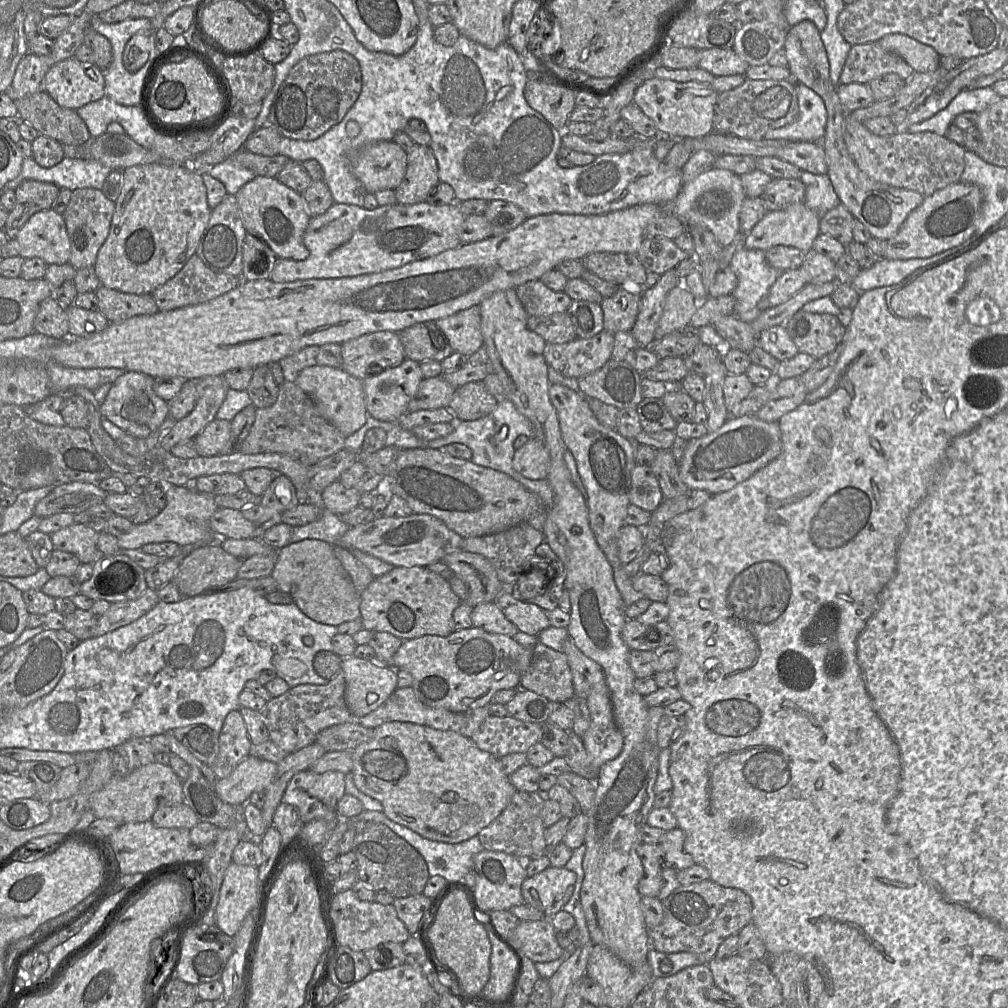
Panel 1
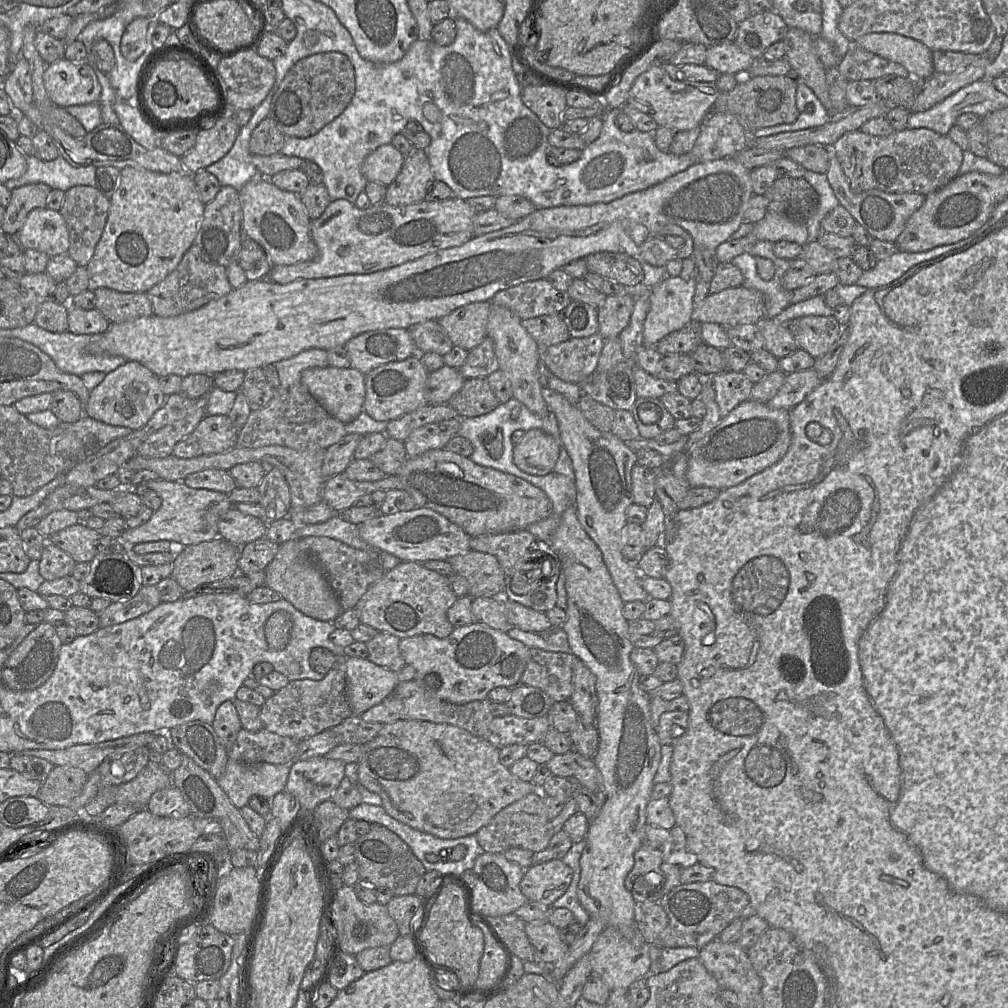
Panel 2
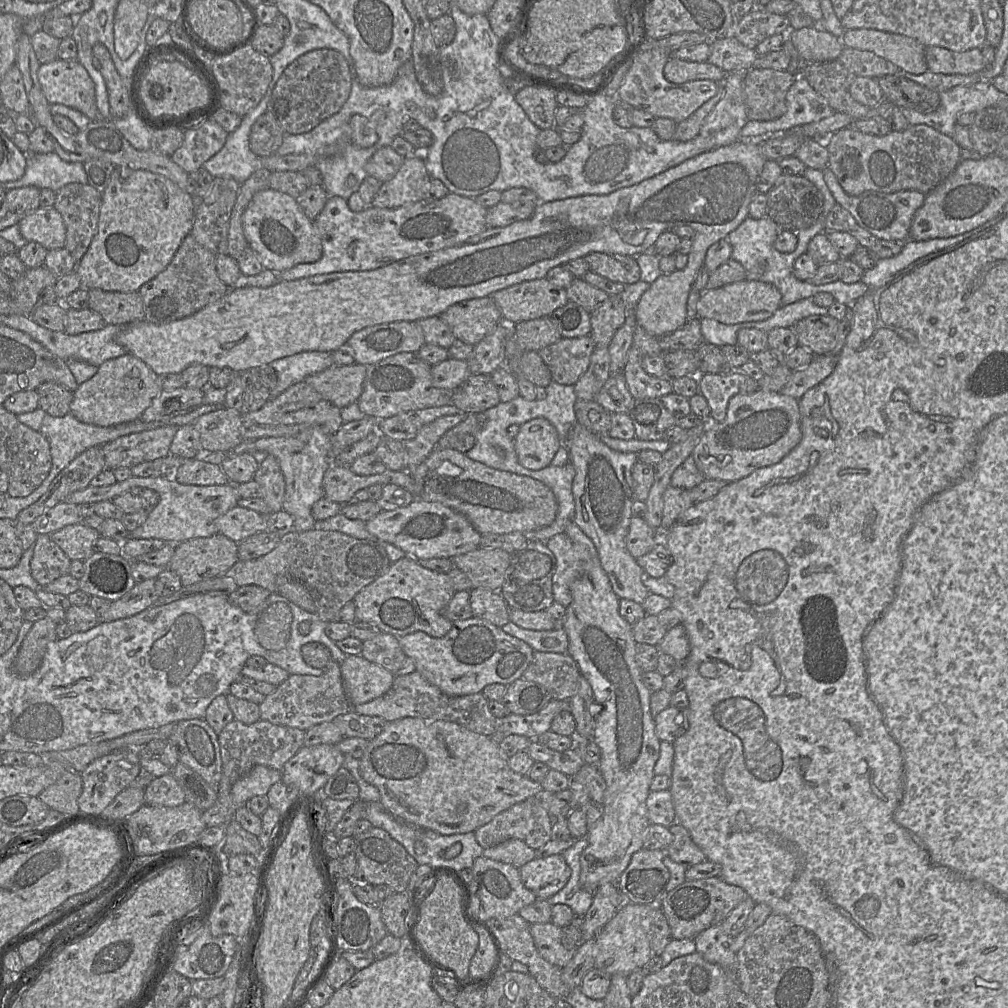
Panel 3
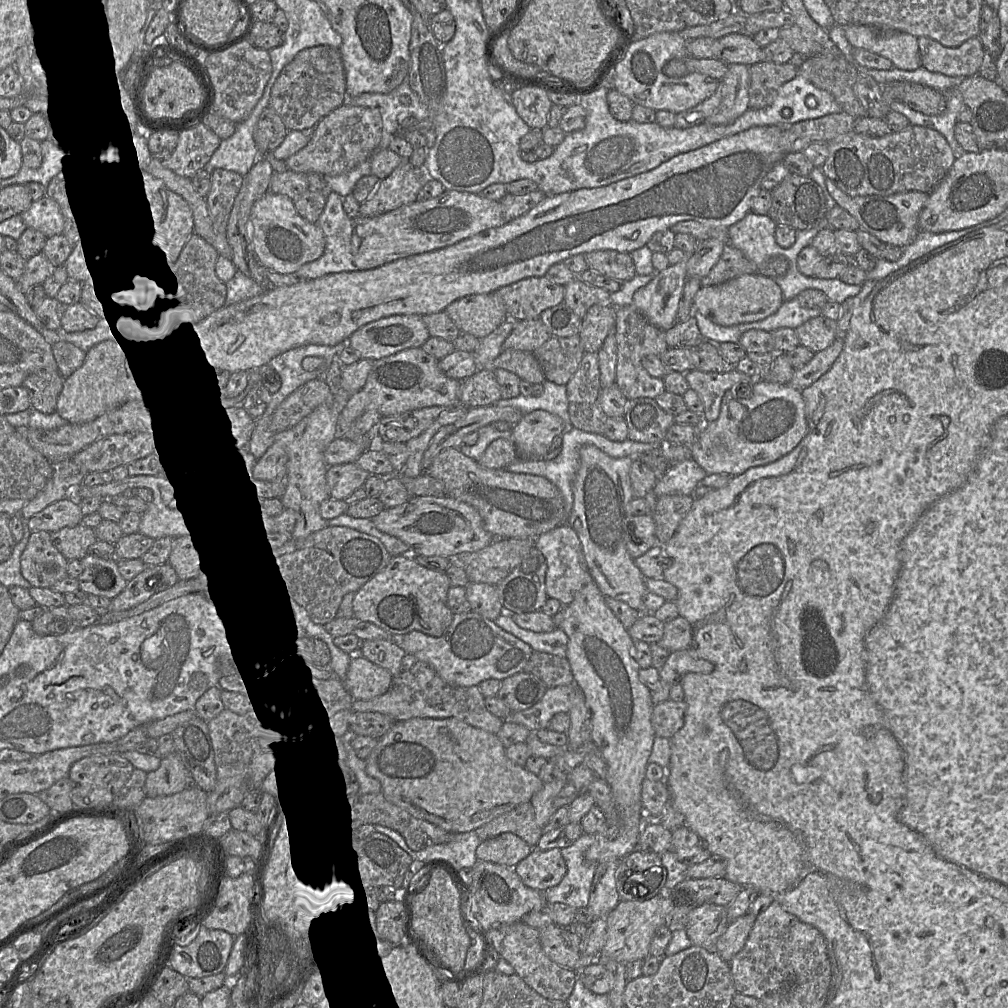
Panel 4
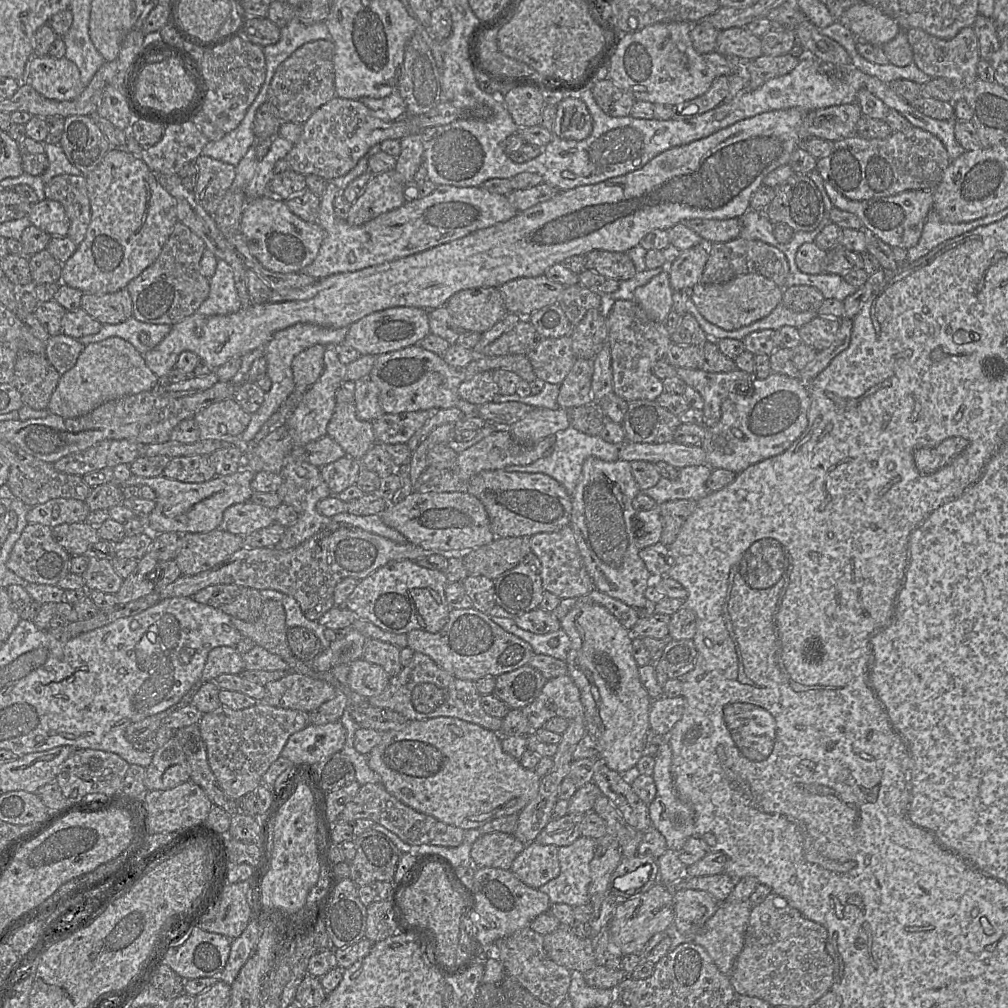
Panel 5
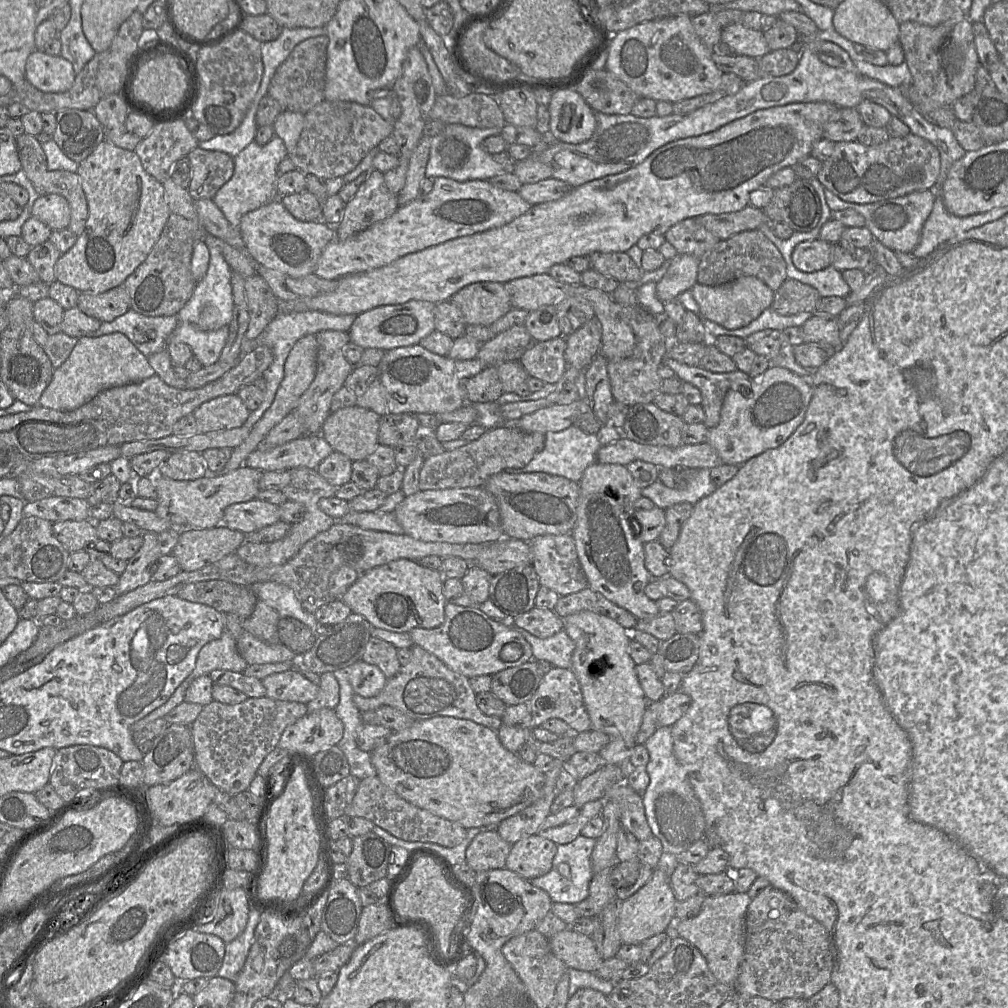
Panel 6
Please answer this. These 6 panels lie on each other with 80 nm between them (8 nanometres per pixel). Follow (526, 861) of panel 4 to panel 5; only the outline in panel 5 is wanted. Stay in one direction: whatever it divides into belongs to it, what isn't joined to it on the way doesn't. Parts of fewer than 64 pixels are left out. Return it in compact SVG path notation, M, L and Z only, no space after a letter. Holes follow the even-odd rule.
M536 841L526 844L510 870L528 887L538 889L560 874L558 847Z

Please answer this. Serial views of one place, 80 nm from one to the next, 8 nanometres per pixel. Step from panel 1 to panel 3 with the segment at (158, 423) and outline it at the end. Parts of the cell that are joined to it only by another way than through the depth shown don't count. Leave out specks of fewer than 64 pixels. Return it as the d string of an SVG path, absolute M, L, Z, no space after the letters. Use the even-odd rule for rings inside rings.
M126 353L98 366L96 374L73 392L70 413L79 421L102 427L135 421L162 392L160 378L145 362Z

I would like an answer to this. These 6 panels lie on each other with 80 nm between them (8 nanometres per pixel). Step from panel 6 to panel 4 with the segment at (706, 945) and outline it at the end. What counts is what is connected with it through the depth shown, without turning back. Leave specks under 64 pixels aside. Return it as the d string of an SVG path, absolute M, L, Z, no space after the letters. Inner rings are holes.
M748 911L747 914L730 922L726 932L717 941L717 953L723 960L730 962L743 949L754 920L755 916Z

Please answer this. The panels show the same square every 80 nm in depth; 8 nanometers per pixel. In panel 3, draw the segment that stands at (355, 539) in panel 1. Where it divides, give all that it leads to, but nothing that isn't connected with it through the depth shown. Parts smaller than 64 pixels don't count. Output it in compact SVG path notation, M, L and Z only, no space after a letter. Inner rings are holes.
M418 499L406 507L382 510L366 522L366 528L378 541L393 544L415 559L453 559L480 547L482 536L462 514L439 502Z

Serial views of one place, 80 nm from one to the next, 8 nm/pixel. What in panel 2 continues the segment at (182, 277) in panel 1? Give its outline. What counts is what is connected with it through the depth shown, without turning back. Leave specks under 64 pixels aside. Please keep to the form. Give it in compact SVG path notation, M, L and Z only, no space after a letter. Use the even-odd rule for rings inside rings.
M192 244L177 267L162 281L151 287L146 295L151 301L154 315L172 317L200 308L226 295L232 289L226 275L226 268L205 262L201 257L199 247Z

